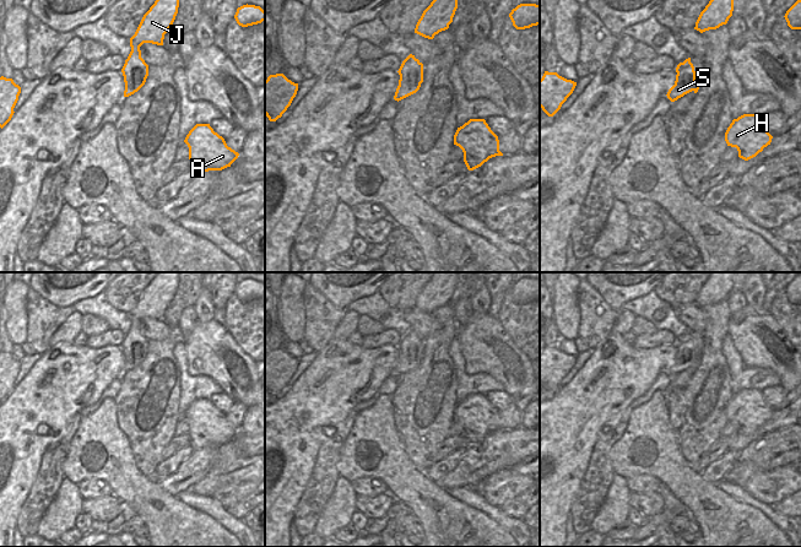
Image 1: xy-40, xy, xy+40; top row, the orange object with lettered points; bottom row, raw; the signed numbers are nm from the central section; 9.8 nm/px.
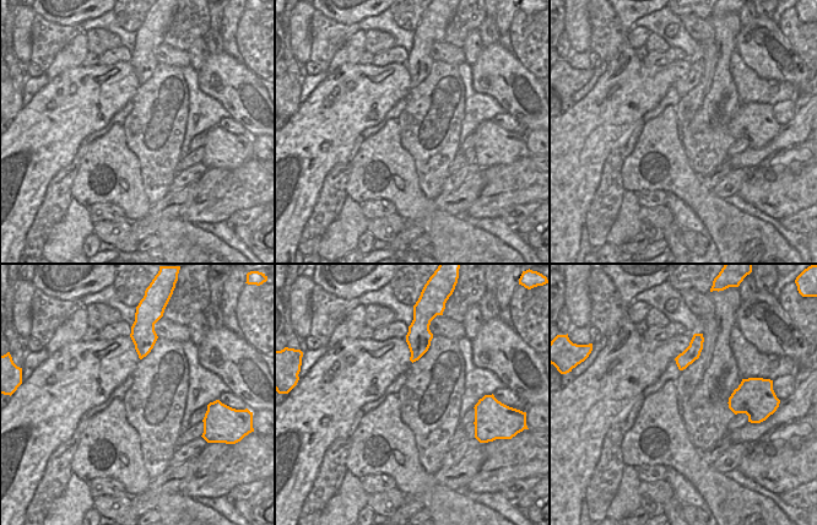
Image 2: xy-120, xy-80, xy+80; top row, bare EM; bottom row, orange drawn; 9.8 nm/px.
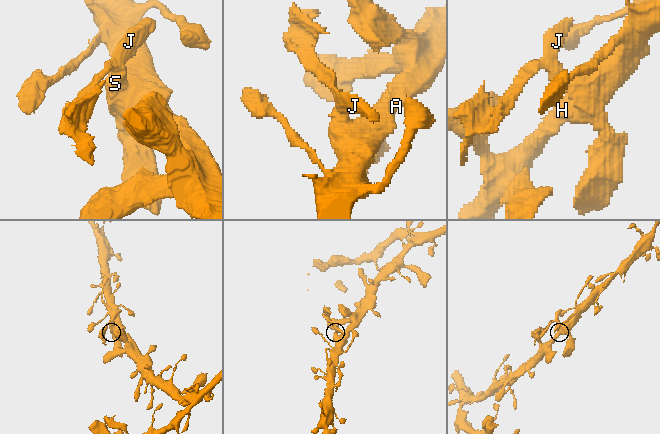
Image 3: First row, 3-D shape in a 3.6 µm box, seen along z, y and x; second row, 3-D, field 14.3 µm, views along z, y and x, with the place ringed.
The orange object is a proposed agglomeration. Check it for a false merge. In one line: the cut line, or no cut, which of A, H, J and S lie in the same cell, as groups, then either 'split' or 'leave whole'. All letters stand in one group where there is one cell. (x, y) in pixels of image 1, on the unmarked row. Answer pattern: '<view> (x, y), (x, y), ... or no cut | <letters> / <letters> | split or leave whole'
xy (399, 347), (402, 347), (407, 353), (416, 352), (421, 357) | A H S / J | split

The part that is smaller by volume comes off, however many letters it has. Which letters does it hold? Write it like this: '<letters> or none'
J

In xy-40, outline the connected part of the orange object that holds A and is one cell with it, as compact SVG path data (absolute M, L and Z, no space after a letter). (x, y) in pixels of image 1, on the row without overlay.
M196 399L184 417L189 422L190 445L194 450L231 442L239 430L210 399Z

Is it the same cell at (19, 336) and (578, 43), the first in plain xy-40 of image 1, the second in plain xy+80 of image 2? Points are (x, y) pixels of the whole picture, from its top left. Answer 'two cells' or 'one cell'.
one cell

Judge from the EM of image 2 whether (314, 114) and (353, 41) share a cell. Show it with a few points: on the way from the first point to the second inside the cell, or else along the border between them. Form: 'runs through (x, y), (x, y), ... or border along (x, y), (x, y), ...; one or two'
border along (358, 61), (341, 64), (328, 75); two

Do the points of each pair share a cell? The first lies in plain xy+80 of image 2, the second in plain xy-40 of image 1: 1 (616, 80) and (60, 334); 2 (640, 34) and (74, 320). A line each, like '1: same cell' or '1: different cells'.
1: different cells
2: same cell

